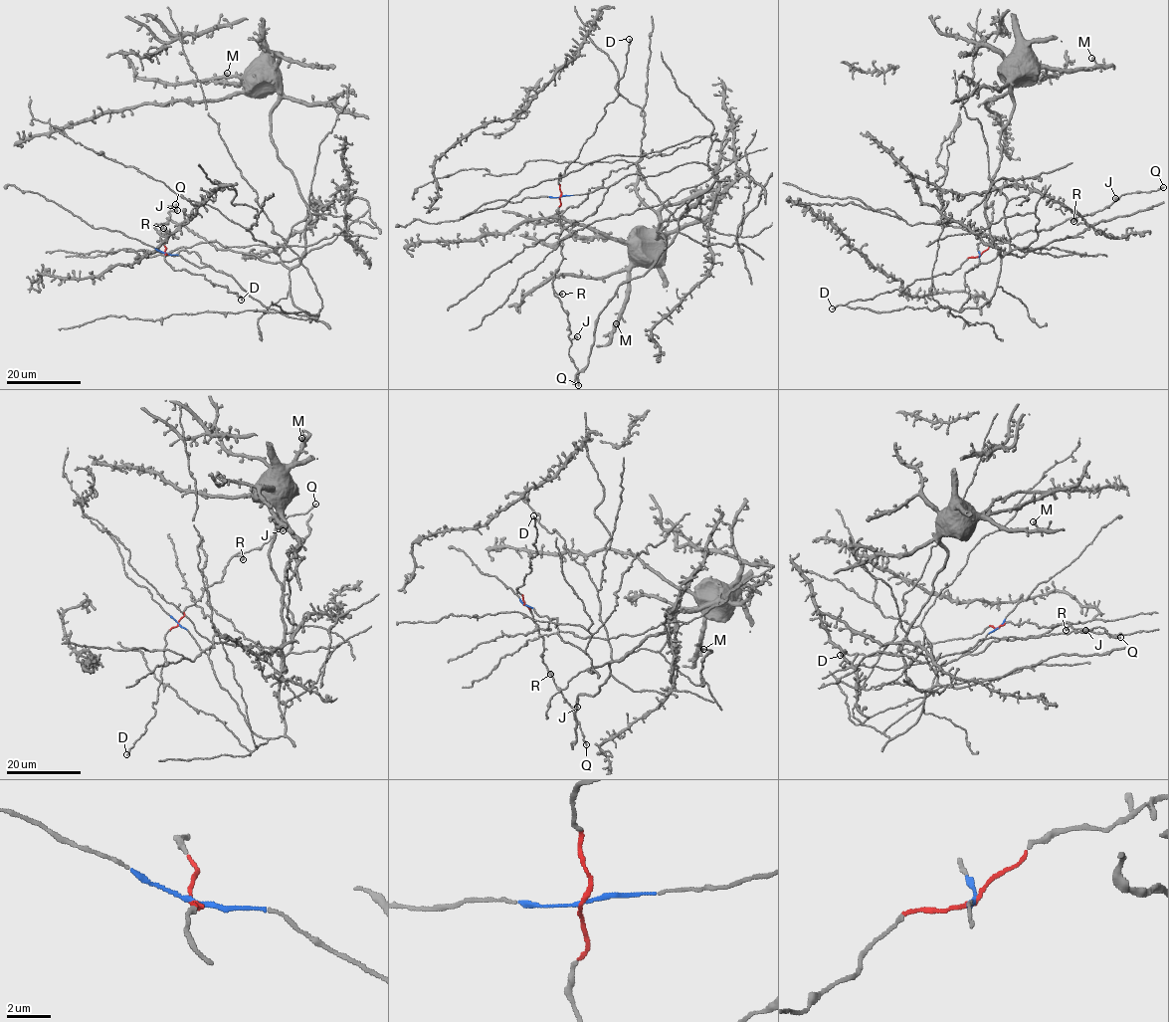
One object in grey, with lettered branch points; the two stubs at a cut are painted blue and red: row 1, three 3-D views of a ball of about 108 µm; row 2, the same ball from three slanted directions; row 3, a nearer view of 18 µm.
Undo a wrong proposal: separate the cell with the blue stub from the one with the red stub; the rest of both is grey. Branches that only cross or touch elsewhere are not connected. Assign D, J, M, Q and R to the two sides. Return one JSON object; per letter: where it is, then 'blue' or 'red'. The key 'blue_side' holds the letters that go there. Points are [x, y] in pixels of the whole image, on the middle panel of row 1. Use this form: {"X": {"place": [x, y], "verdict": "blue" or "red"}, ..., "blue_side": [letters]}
{"D": {"place": [629, 39], "verdict": "red"}, "J": {"place": [577, 336], "verdict": "red"}, "M": {"place": [616, 323], "verdict": "blue"}, "Q": {"place": [578, 385], "verdict": "red"}, "R": {"place": [562, 294], "verdict": "red"}, "blue_side": ["M"]}

